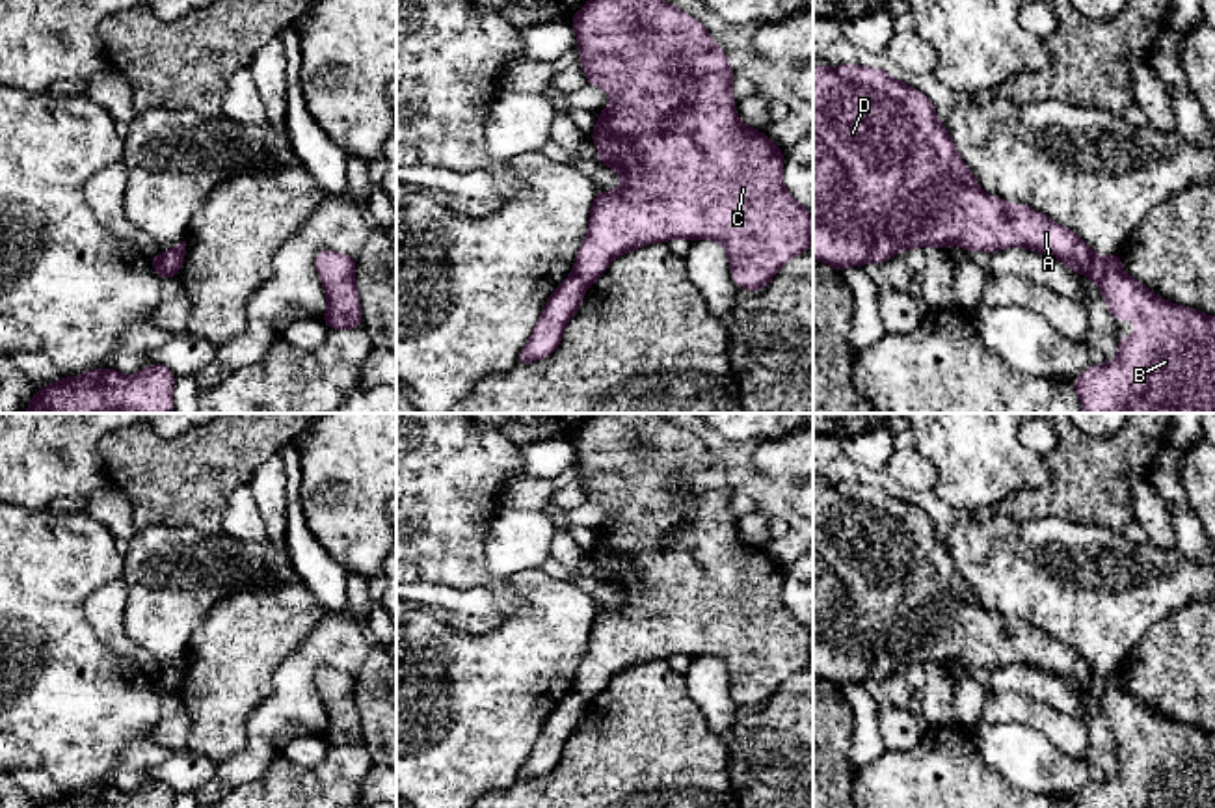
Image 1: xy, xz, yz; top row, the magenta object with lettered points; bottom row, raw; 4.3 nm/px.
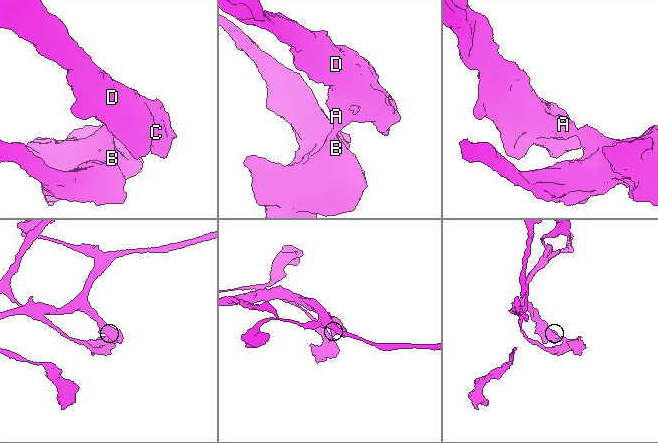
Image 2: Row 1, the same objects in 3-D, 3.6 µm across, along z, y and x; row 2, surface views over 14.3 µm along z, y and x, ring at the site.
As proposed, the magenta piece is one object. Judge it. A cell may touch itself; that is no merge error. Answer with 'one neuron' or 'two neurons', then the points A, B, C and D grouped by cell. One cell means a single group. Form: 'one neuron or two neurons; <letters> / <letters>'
two neurons; A C D / B

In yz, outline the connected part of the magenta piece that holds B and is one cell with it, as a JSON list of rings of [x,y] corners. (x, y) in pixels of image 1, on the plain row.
[[[1113,670],[1109,674],[1094,674],[1090,696],[1098,702],[1103,715],[1107,717],[1107,724],[1111,728],[1111,734],[1115,737],[1135,737],[1137,739],[1137,750],[1135,752],[1124,752],[1118,756],[1118,773],[1111,776],[1105,782],[1090,782],[1081,793],[1077,793],[1072,802],[1074,808],[1215,808],[1215,734],[1204,732],[1193,724],[1183,724],[1170,720],[1167,717],[1161,717],[1154,707],[1144,704],[1142,700],[1135,698],[1131,693],[1128,693],[1122,687],[1122,674],[1120,670]]]

